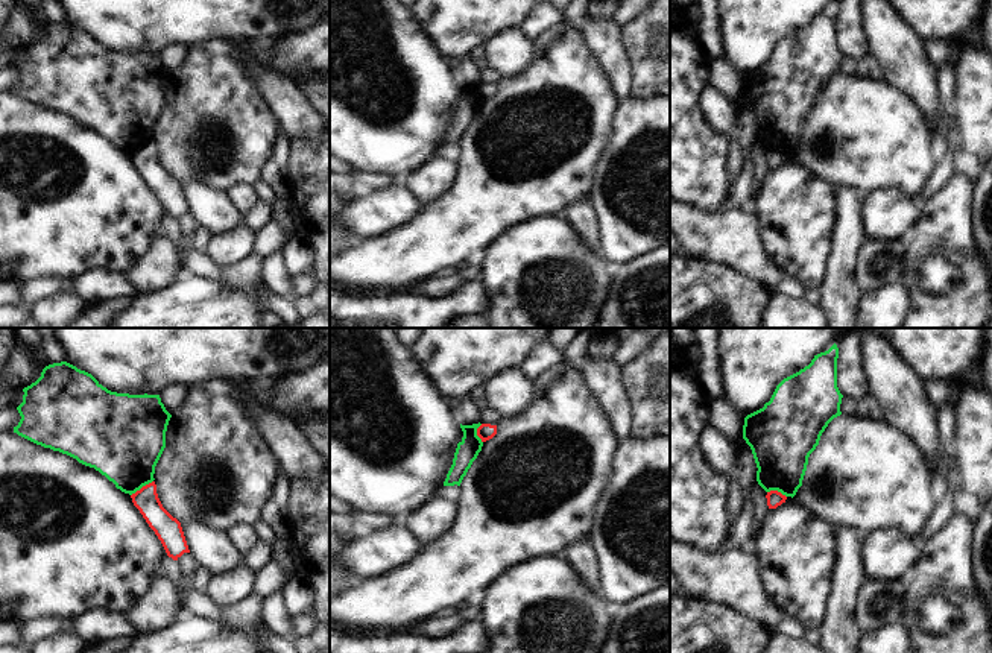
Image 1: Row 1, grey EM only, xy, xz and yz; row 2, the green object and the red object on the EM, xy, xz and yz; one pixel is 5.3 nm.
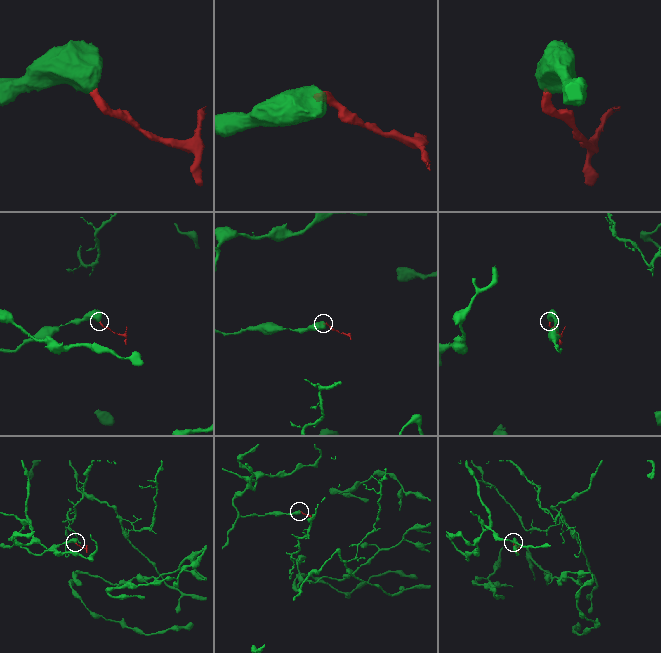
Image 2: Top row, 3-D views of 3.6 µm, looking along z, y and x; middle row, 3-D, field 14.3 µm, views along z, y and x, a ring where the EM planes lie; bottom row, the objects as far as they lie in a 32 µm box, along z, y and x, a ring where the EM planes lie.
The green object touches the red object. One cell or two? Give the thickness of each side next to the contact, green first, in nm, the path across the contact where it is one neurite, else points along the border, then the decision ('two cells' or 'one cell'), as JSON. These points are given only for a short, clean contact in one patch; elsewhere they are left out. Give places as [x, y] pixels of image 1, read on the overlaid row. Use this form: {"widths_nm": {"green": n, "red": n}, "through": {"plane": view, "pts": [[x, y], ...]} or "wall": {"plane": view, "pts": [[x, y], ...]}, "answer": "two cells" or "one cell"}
{"widths_nm": {"green": 400, "red": 130}, "wall": {"plane": "xy", "pts": [[152, 480], [131, 495]]}, "answer": "two cells"}

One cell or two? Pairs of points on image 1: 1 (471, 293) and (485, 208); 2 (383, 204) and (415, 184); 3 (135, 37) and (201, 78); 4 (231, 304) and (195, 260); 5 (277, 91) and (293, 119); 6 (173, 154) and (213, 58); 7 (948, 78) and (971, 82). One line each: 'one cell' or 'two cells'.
1: two cells
2: two cells
3: two cells
4: two cells
5: one cell
6: one cell
7: two cells

